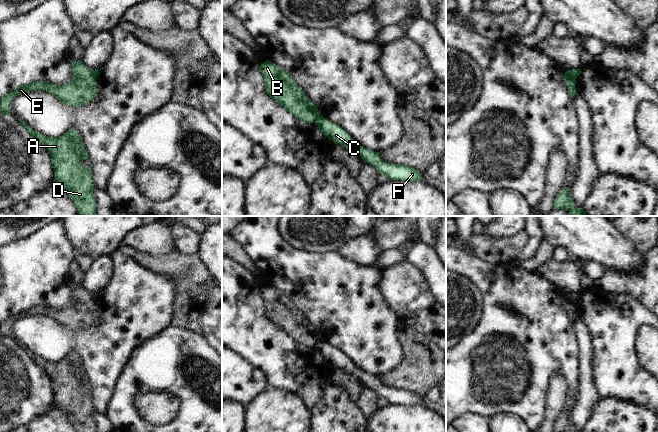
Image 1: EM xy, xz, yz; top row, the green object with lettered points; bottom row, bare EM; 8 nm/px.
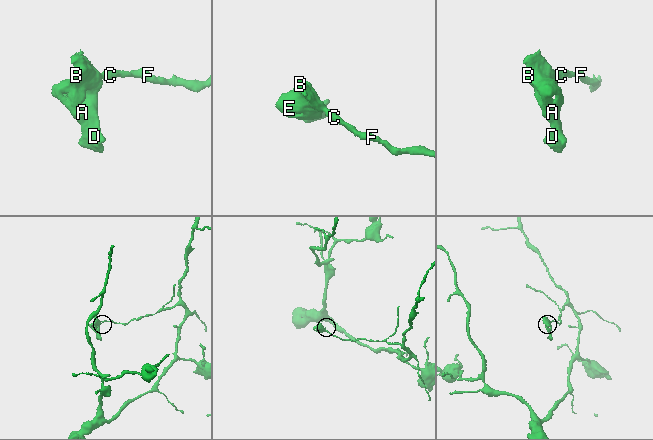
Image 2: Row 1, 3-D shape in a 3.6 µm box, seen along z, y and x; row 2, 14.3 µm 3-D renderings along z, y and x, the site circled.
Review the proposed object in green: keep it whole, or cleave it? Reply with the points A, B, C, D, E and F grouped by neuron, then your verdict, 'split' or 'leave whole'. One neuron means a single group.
A B D E / C F; split

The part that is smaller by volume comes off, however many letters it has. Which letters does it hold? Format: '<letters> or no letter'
A, B, D, E

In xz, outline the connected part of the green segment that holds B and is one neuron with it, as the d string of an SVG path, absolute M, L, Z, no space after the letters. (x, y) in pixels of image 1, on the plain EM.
M267 284L260 288L266 318L284 333L307 348L313 347L320 337L296 308L293 300L280 290Z

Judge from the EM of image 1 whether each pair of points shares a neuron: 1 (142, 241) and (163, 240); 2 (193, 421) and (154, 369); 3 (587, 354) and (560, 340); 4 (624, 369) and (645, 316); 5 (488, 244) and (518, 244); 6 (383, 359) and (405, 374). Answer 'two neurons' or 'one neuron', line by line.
1: one neuron
2: one neuron
3: two neurons
4: one neuron
5: one neuron
6: two neurons

